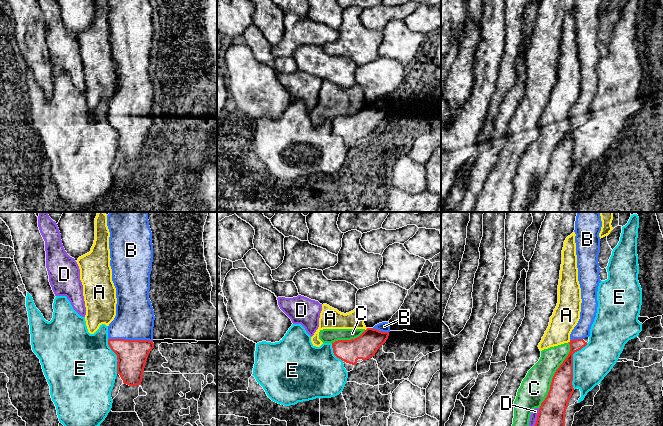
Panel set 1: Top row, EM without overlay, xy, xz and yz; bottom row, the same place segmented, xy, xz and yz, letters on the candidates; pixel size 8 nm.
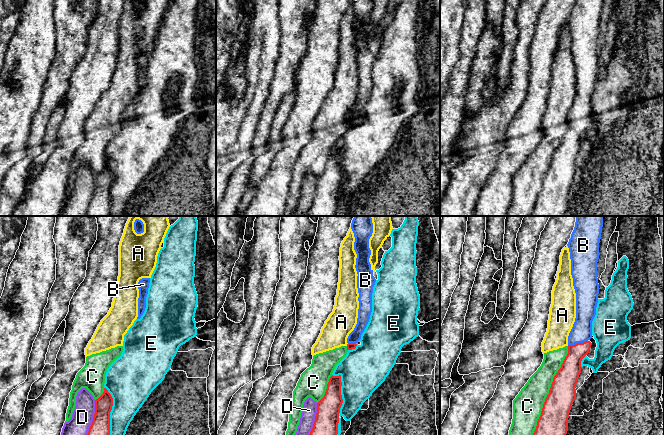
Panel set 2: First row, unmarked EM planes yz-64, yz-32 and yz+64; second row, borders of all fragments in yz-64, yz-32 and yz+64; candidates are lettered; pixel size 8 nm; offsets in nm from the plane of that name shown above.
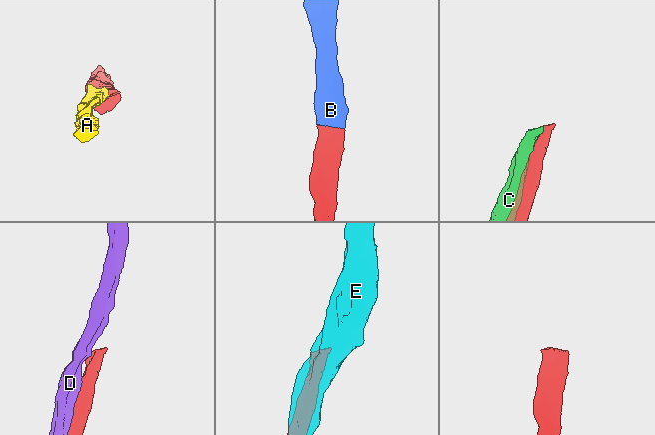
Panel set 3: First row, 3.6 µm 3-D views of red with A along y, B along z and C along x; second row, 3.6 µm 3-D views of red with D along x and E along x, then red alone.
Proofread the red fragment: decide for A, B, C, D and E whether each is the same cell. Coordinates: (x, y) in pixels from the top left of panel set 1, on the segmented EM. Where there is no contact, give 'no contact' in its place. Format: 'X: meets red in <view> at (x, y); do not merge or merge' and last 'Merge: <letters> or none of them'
A: meets red in xz at (366, 329); do not merge
B: meets red in xy at (130, 340); merge
C: meets red in yz at (554, 375); do not merge
D: meets red in yz at (537, 417); do not merge
E: meets red in yz at (572, 365); do not merge
Merge: B

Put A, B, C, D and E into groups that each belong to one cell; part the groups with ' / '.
A C / B / D / E

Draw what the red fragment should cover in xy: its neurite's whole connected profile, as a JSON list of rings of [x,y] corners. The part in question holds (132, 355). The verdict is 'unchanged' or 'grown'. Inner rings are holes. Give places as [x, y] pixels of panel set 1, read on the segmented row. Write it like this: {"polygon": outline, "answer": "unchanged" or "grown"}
{"polygon": [[[110,212],[110,266],[116,288],[116,316],[108,326],[108,345],[117,355],[117,374],[124,384],[141,385],[147,357],[154,348],[154,310],[149,299],[150,274],[153,262],[152,232],[148,212]]], "answer": "grown"}

